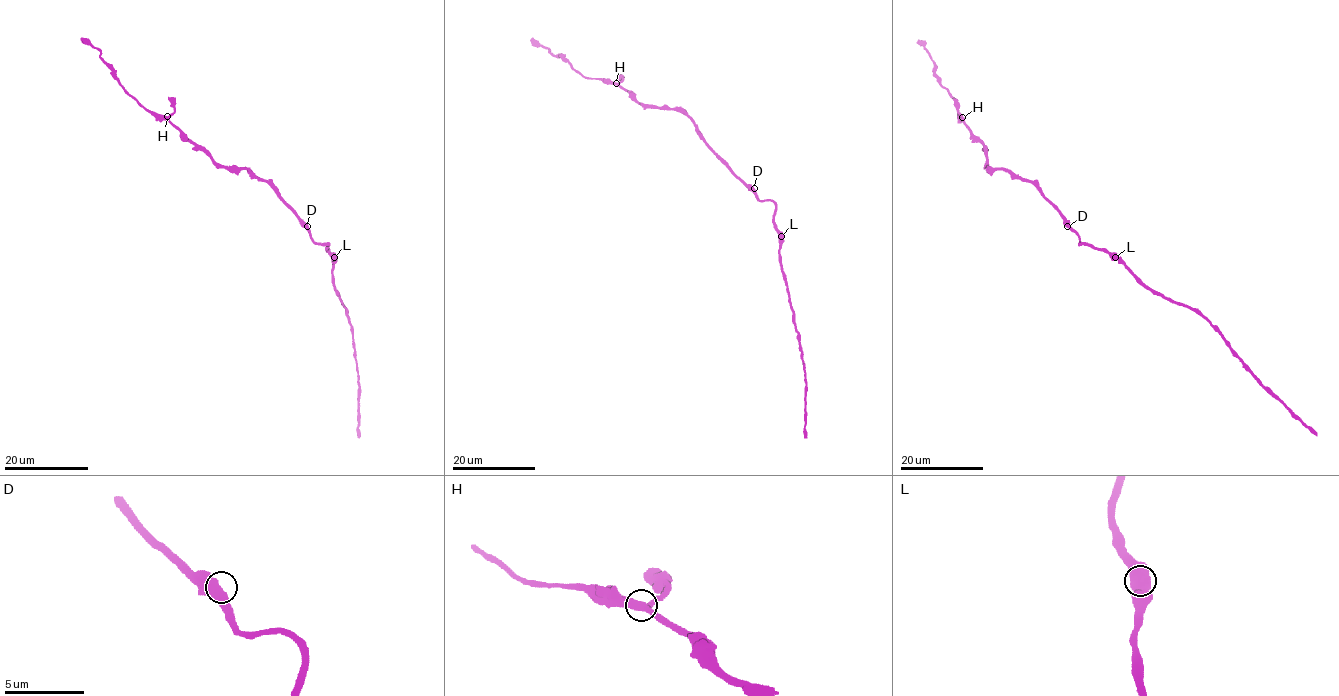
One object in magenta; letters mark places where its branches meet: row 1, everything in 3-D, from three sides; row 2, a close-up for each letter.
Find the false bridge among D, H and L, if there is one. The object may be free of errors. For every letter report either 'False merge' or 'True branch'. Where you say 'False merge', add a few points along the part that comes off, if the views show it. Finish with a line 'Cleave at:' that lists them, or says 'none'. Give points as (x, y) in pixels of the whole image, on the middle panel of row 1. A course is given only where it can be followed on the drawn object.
D: True branch
H: True branch
L: True branch
Cleave at: none

